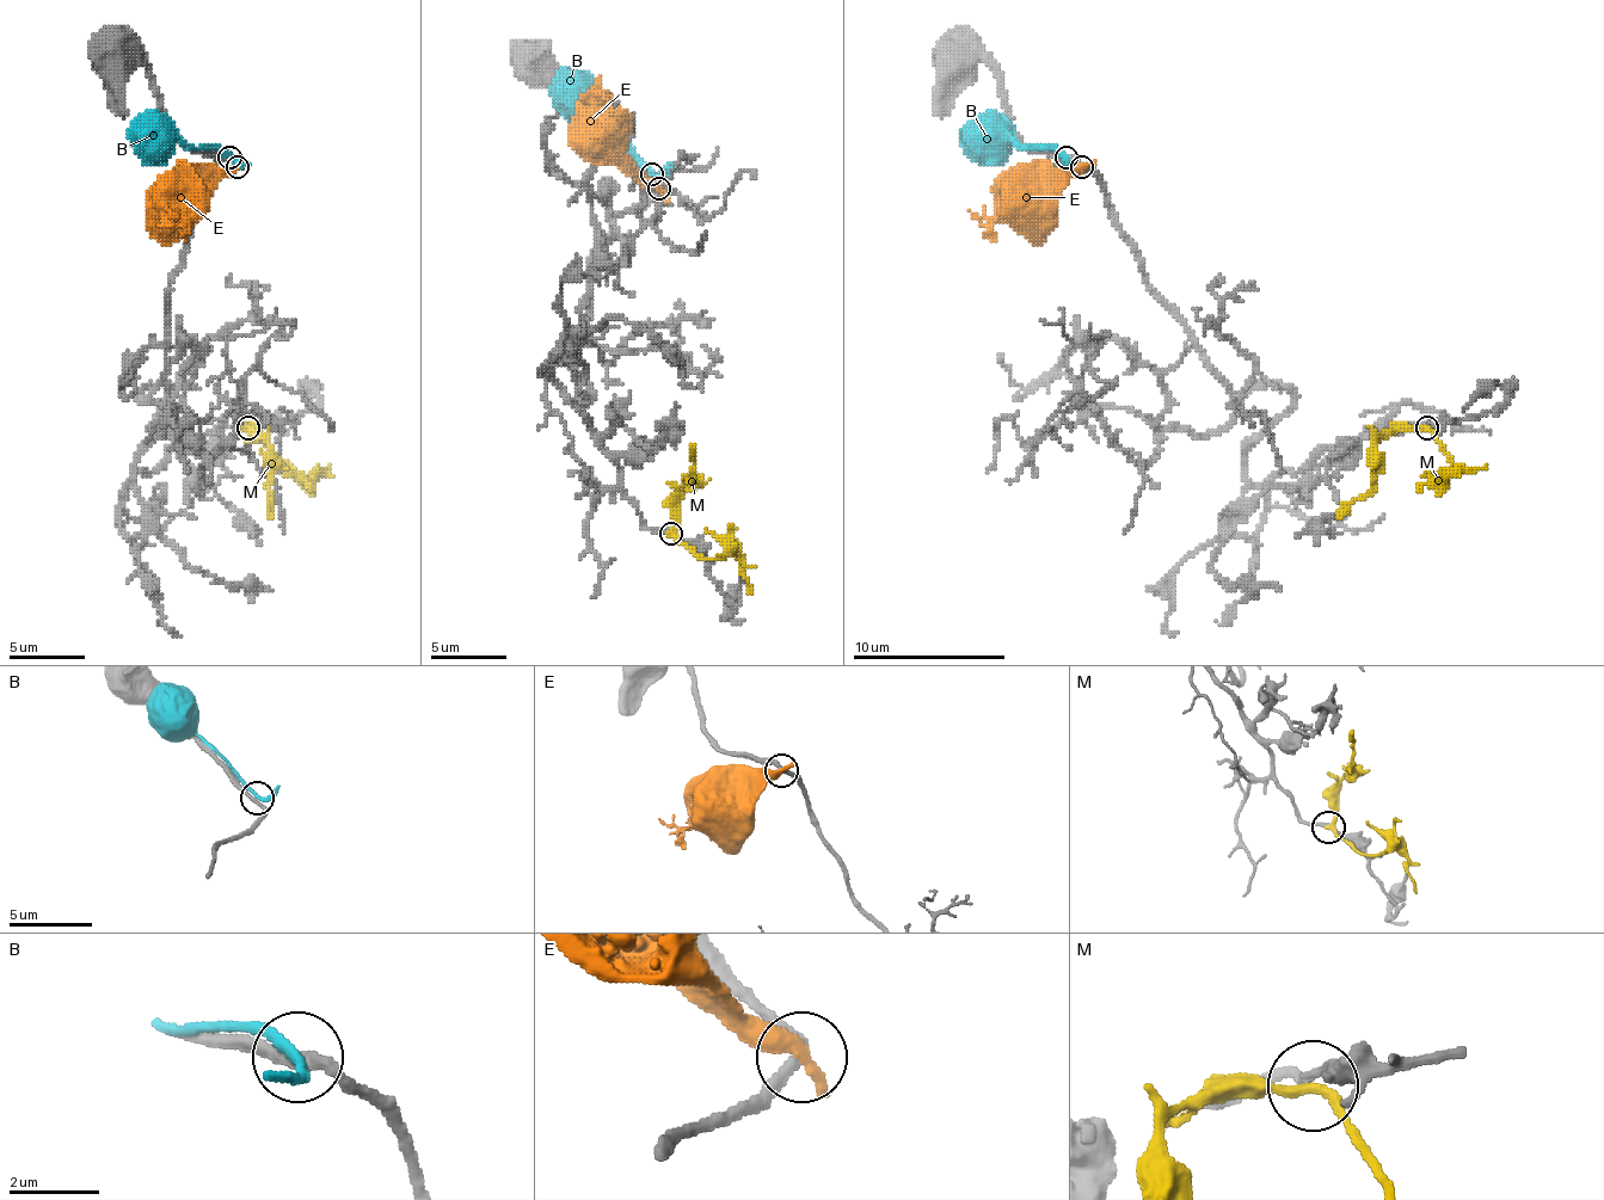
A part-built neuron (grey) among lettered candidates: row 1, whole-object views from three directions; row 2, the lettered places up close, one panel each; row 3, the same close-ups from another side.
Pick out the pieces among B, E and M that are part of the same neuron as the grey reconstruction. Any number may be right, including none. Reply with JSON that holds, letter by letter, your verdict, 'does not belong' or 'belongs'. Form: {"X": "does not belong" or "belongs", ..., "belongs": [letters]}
{"B": "does not belong", "E": "does not belong", "M": "belongs", "belongs": ["M"]}

